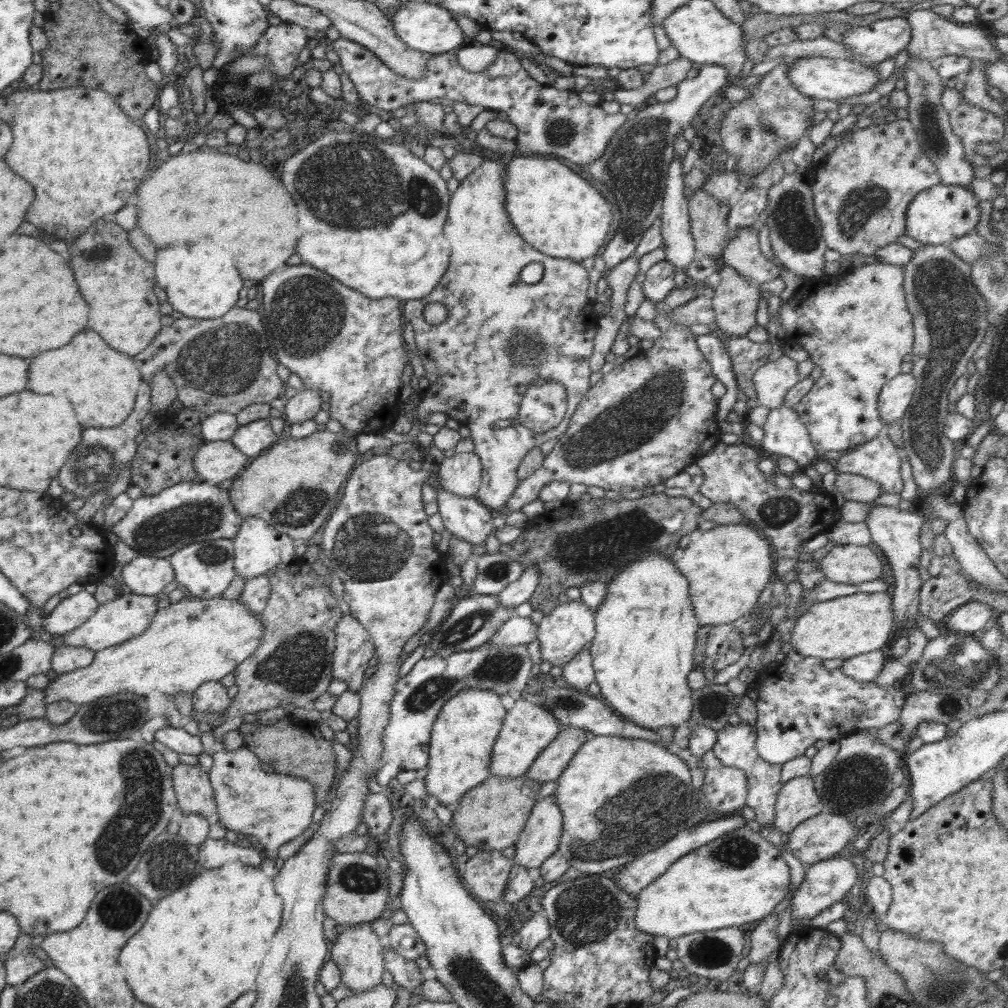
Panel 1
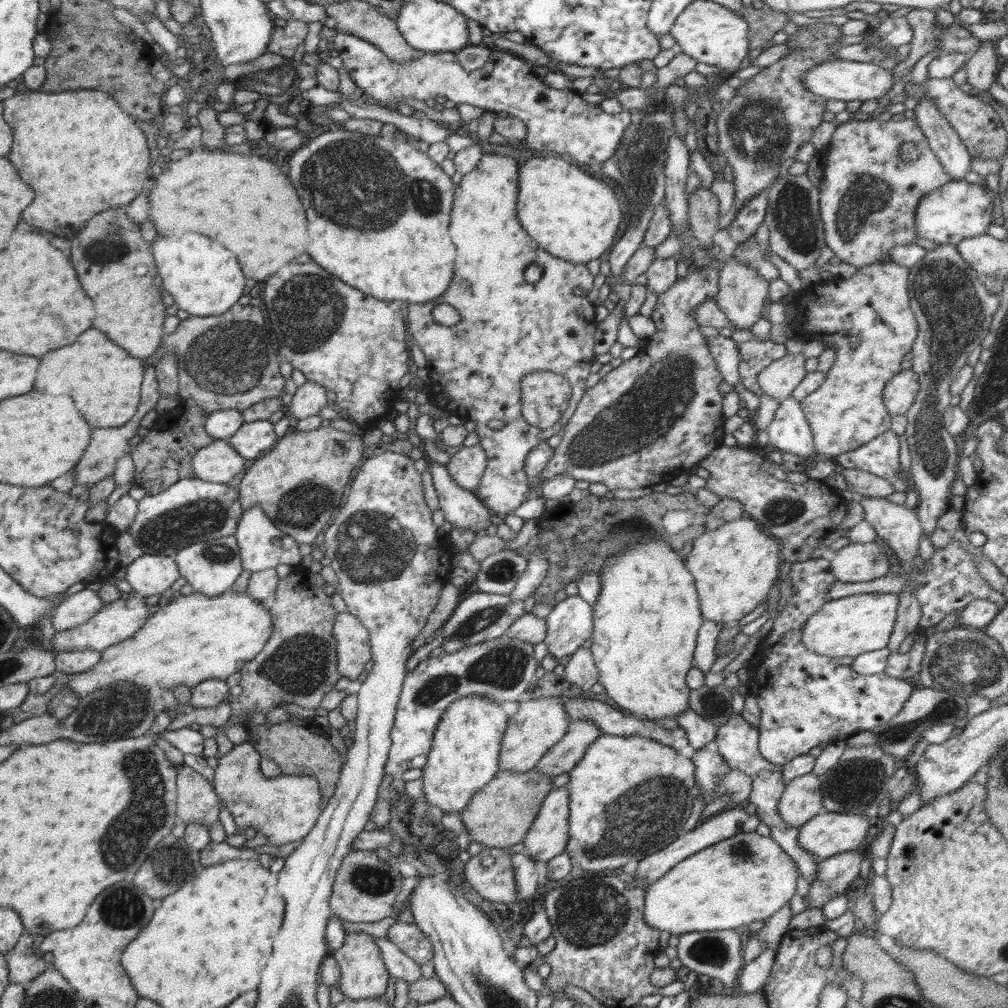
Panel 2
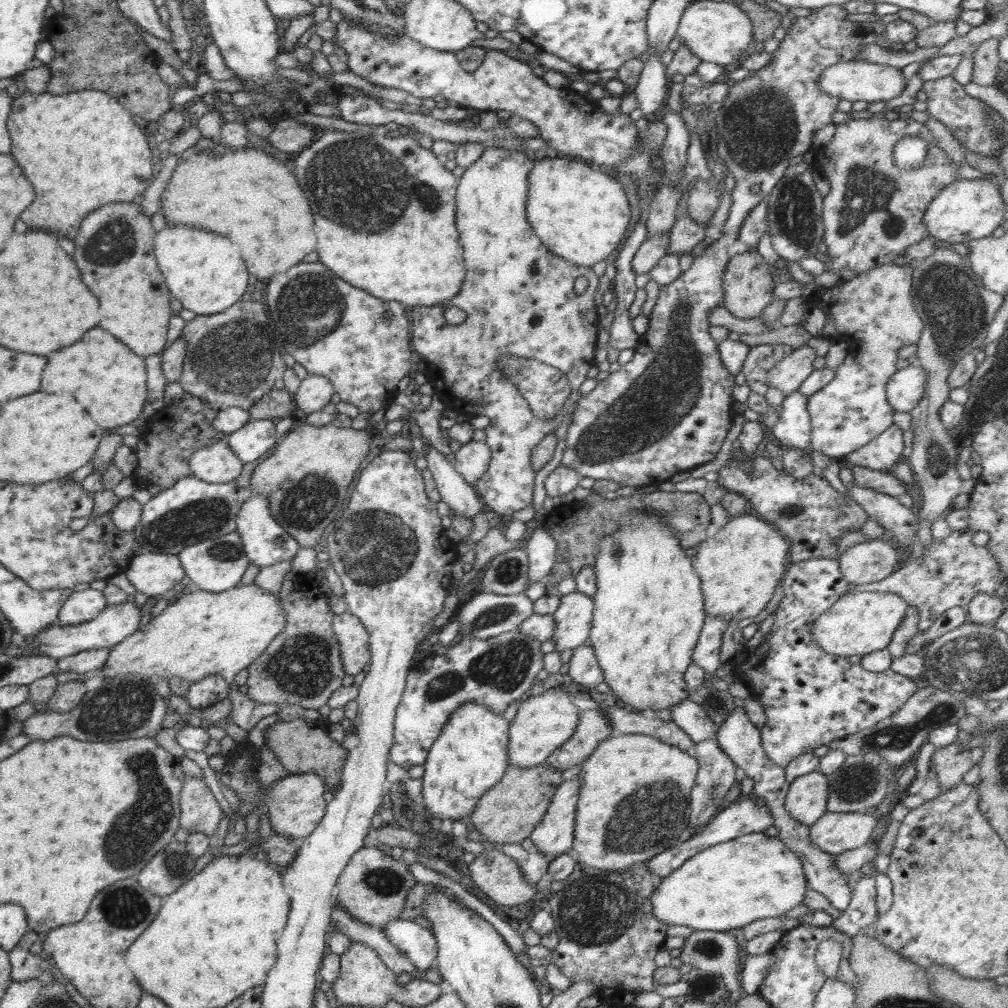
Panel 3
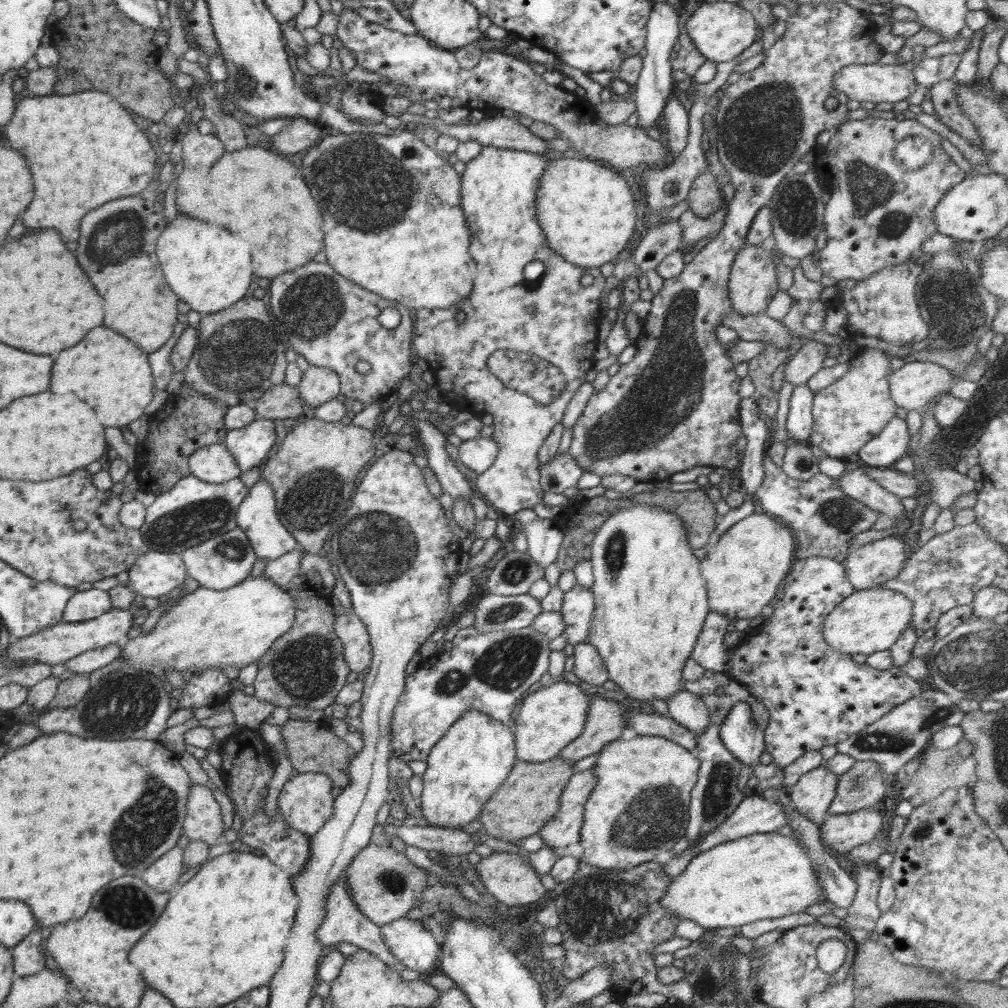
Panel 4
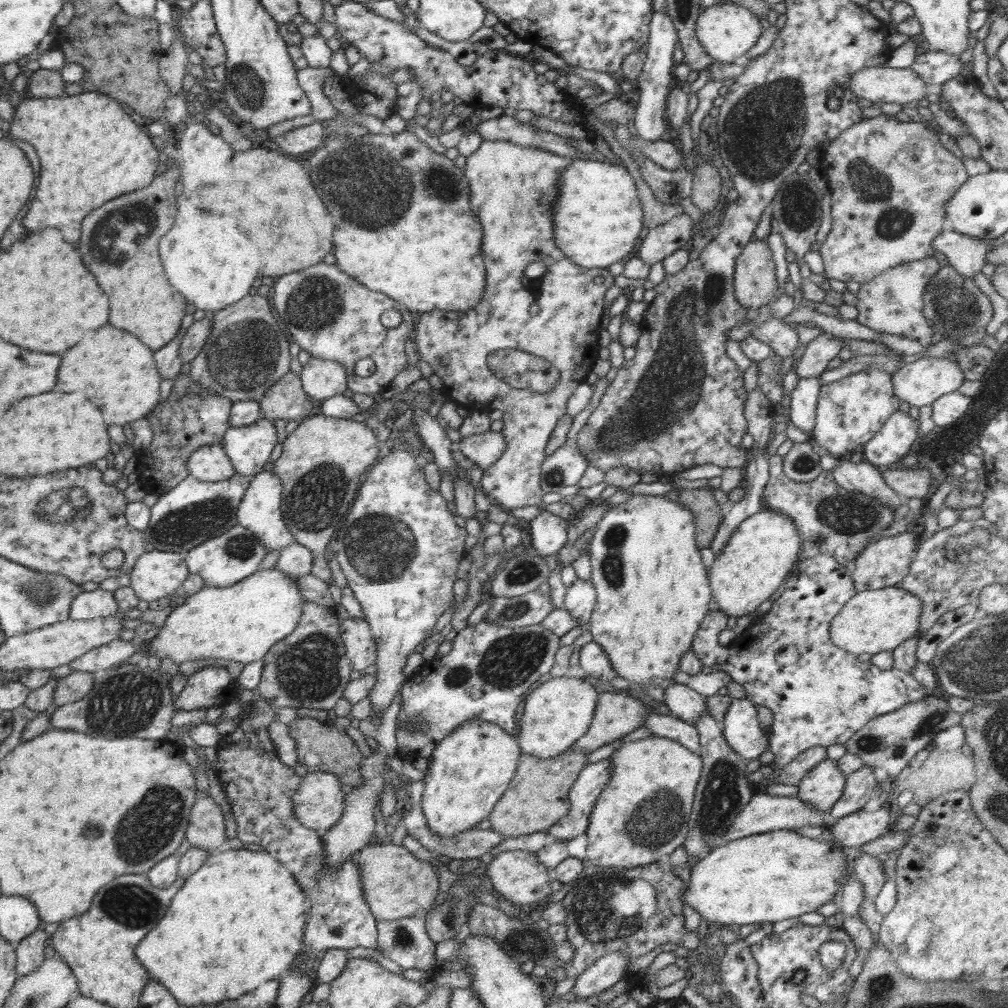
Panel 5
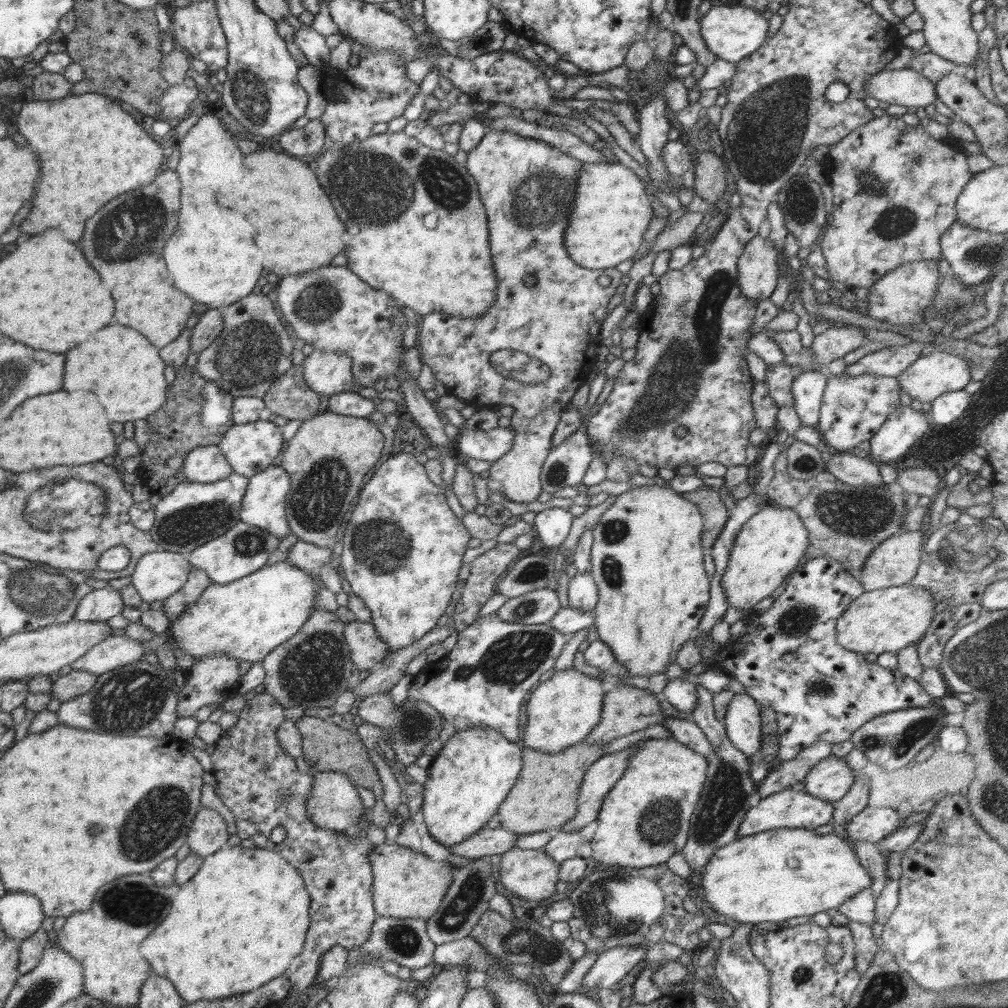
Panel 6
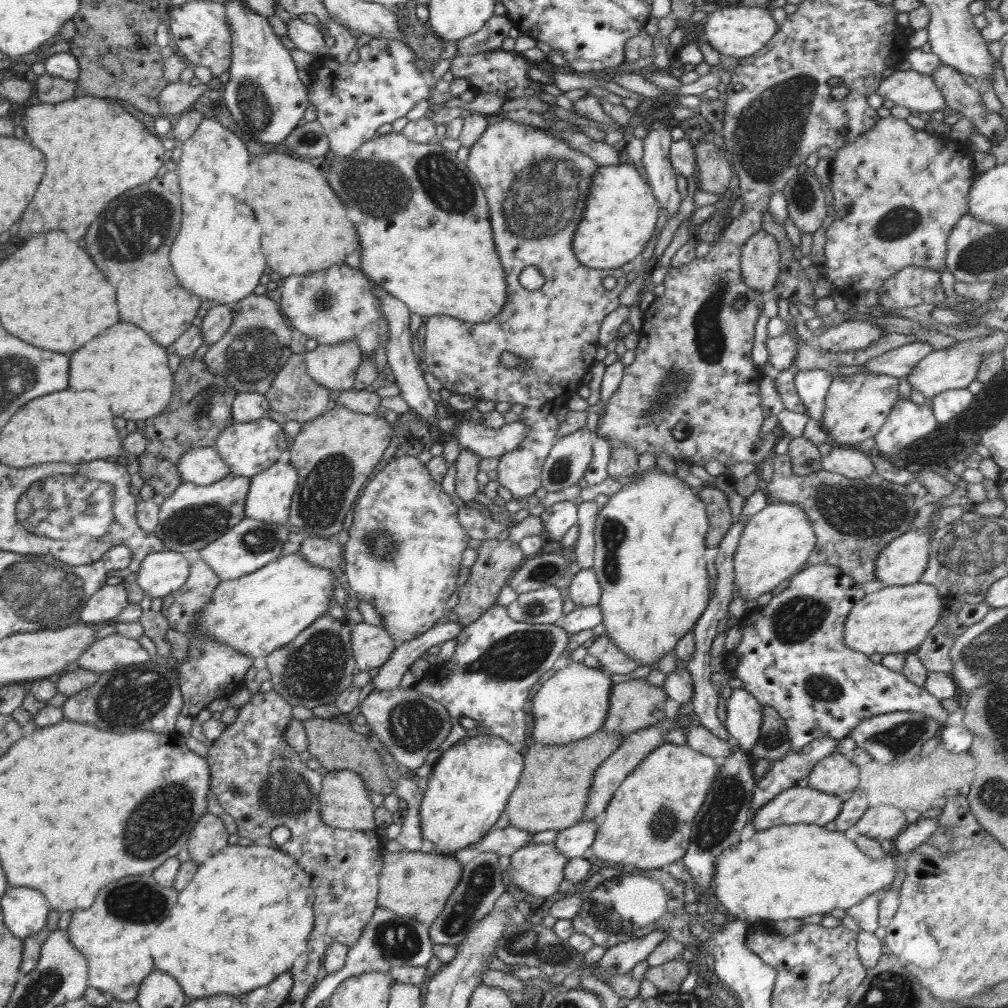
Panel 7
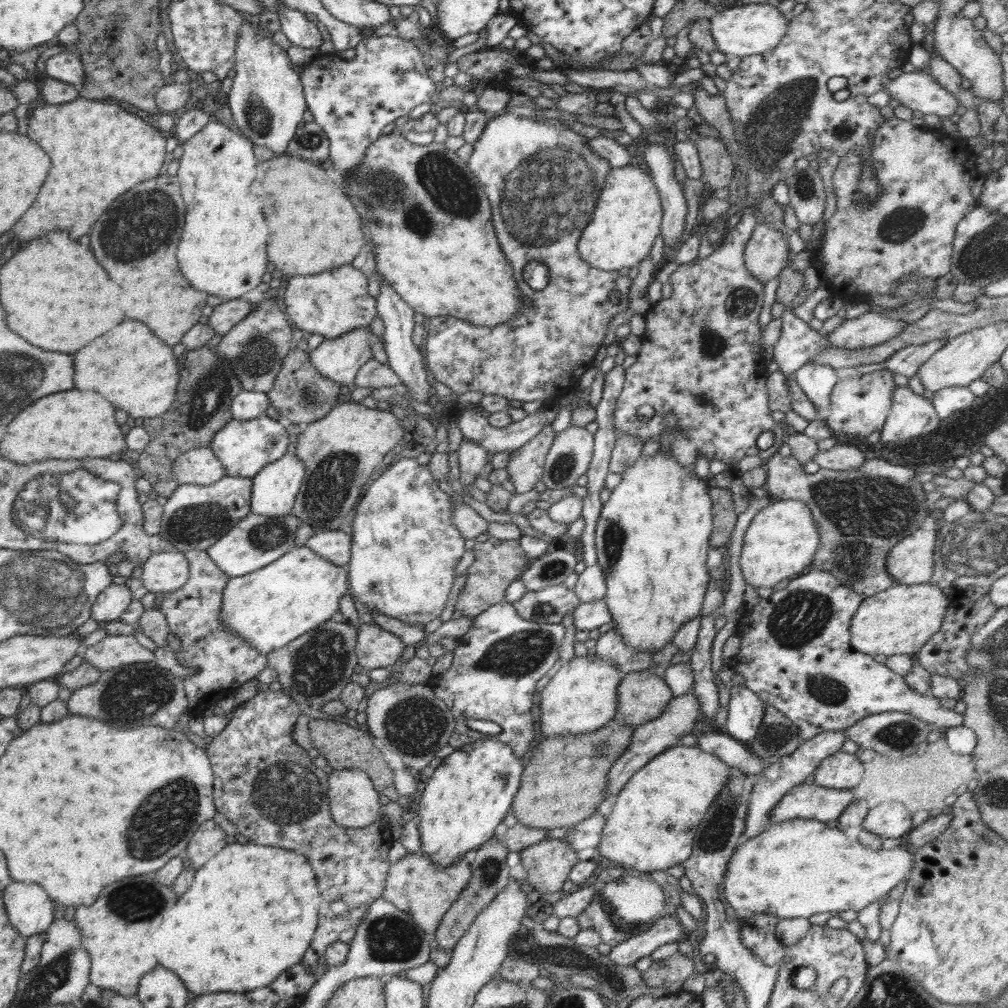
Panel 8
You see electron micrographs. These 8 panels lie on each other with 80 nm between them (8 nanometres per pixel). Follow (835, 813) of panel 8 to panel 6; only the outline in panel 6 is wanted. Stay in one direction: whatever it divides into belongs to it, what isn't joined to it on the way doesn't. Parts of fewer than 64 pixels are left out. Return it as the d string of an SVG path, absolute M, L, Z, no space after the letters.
M790 788L780 792L769 794L766 798L761 798L756 806L750 808L740 822L737 836L750 836L766 830L773 829L815 829L820 826L832 823L834 803L826 802L821 798L814 798L807 792L794 791Z

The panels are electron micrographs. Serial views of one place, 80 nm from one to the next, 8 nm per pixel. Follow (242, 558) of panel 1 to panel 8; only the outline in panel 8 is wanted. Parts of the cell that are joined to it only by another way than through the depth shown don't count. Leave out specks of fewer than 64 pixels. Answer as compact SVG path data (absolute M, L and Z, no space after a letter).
M286 455L267 464L251 478L251 512L267 516L289 514L304 477L306 467L297 456Z

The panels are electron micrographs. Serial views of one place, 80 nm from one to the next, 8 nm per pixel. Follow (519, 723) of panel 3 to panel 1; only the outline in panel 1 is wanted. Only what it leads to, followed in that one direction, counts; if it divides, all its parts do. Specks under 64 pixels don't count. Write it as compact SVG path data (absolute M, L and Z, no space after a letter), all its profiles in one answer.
M521 700L516 702L514 708L507 712L503 719L504 724L492 750L491 774L502 778L514 778L524 775L532 764L540 756L540 752L560 734L562 724L552 711L546 711L540 704L533 704L532 701Z

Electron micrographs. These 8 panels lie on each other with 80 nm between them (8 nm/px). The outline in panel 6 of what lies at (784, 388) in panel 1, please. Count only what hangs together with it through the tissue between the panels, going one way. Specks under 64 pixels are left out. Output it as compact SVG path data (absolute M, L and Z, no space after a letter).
M835 326L818 334L812 342L814 371L821 370L821 364L828 364L842 358L846 353L860 348L868 337L858 326Z

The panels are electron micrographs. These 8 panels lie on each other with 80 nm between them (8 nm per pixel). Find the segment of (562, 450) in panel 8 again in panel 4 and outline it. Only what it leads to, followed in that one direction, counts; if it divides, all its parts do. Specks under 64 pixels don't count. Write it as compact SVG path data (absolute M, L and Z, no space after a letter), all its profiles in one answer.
M569 450L560 457L553 457L550 462L540 467L539 484L543 492L563 494L566 488L576 487L584 474L580 466L569 455Z

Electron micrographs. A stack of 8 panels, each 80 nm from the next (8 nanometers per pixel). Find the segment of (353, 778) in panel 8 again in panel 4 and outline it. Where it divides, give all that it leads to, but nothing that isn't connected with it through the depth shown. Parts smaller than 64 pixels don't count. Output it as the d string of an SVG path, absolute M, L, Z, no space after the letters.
M300 773L288 779L278 796L278 815L292 828L312 836L320 827L330 820L334 814L335 798L332 796L334 788L330 777L322 773Z

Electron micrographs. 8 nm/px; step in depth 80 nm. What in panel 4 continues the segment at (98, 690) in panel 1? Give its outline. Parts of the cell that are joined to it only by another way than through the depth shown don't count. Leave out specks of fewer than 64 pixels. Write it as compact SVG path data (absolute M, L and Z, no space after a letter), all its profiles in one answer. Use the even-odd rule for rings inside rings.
M263 574L258 577L250 575L240 584L226 590L198 587L190 594L182 594L178 603L168 607L166 614L162 614L149 634L141 632L135 638L124 640L119 657L126 660L124 666L132 666L134 669L158 666L163 673L173 669L184 675L188 674L187 677L200 675L211 669L227 671L229 666L242 670L262 658L272 643L290 630L294 619L295 603L285 587L274 584ZM237 683L232 688L228 704L234 713L235 724L239 728L260 728L275 709L275 706L268 702L247 696Z

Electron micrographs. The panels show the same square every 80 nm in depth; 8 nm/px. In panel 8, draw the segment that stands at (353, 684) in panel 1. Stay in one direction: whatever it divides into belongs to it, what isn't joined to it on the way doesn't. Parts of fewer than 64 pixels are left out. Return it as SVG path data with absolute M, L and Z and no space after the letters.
M361 624L357 628L355 653L362 671L389 667L407 647L395 634L374 624Z

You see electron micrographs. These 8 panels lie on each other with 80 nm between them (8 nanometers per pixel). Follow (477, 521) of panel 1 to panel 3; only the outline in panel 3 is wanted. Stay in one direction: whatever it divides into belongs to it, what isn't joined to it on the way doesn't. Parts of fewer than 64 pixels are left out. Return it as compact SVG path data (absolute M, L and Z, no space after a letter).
M429 443L427 446L427 469L433 475L441 500L452 509L451 514L474 518L481 510L485 510L485 504L475 487L466 483L464 477L457 472L453 463L448 461L444 454L435 450Z

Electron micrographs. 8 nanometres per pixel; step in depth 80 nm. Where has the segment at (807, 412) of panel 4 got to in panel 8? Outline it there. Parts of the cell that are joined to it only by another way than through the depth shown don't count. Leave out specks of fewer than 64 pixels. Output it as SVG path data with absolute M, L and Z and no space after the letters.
M808 362L794 373L794 377L807 399L824 418L824 410L831 404L832 389L839 381L835 369L825 364Z

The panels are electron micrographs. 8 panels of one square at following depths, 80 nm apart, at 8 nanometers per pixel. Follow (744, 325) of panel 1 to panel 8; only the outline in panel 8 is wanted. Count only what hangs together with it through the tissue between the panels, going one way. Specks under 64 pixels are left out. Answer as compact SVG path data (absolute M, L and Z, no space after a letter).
M758 222L747 241L744 252L746 269L762 284L776 279L790 260L791 250L784 233Z

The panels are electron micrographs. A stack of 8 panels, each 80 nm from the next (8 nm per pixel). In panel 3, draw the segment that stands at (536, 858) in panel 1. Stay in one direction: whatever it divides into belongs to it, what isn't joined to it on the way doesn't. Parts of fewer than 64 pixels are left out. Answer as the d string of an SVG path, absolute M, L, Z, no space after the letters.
M577 777L562 782L551 798L550 810L529 834L535 850L550 860L571 850L580 789L581 780Z

